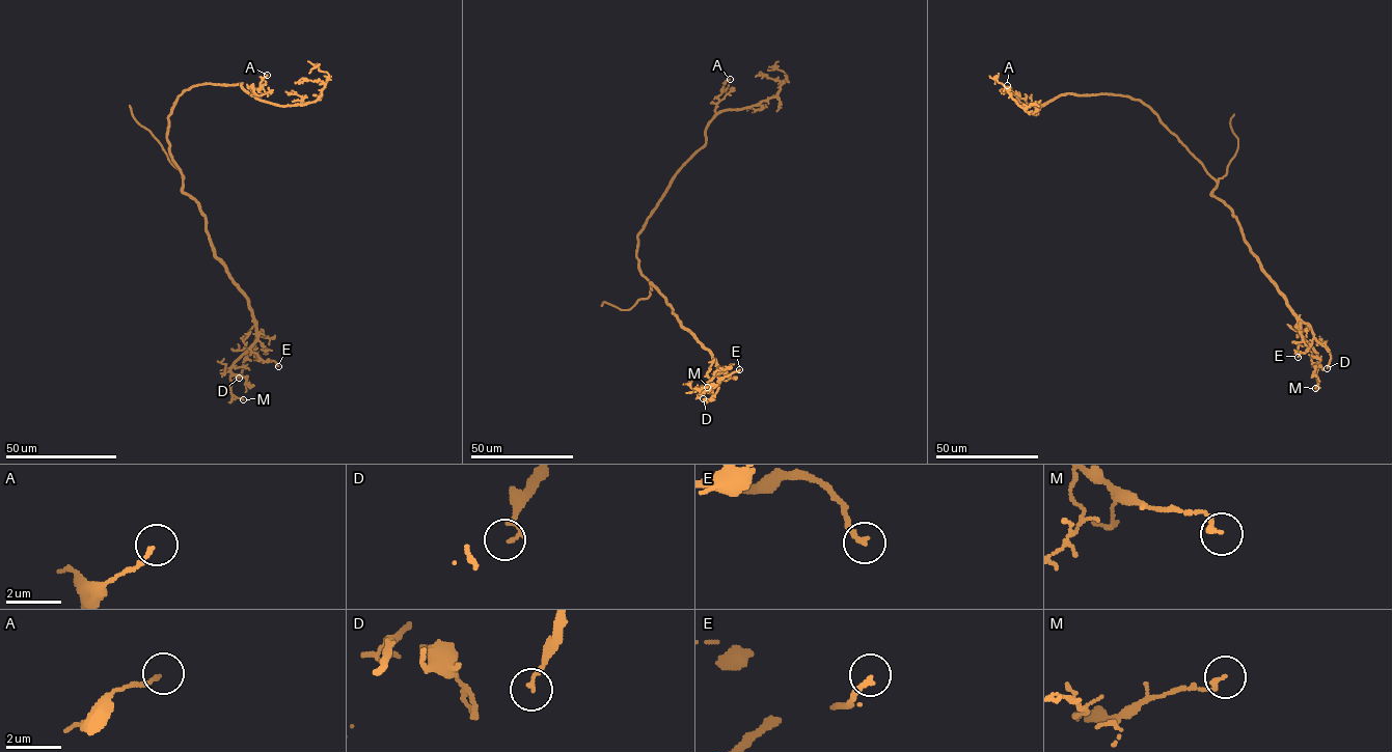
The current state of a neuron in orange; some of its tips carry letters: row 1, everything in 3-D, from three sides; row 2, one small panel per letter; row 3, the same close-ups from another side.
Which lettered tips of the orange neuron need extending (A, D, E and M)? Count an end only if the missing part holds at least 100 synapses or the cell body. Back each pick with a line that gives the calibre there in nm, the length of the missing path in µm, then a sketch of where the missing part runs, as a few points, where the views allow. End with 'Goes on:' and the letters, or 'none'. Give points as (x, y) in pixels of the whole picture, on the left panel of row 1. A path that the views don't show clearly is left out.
Goes on: none

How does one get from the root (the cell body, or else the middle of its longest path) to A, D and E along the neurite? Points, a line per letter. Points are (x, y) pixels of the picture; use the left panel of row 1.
A: (169, 144), (168, 115), (185, 90), (202, 83), (241, 83), (251, 95), (267, 75)
D: (169, 144), (182, 191), (197, 203), (213, 254), (247, 299), (256, 324), (255, 350), (239, 378)
E: (169, 144), (182, 191), (205, 216), (213, 254), (247, 299), (256, 324), (254, 356), (278, 366)

